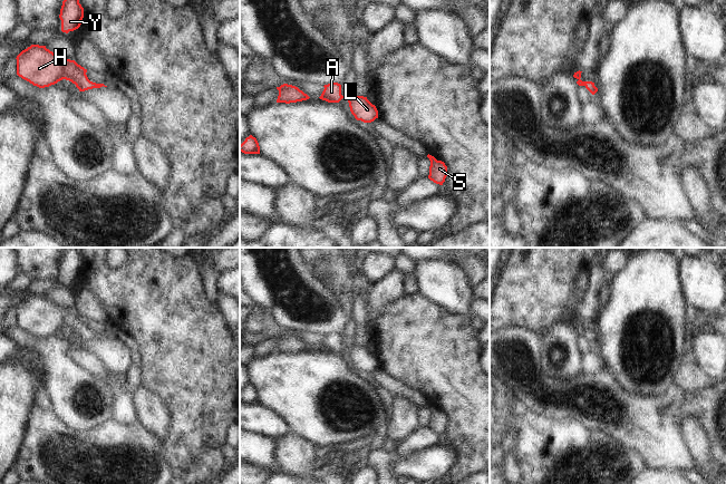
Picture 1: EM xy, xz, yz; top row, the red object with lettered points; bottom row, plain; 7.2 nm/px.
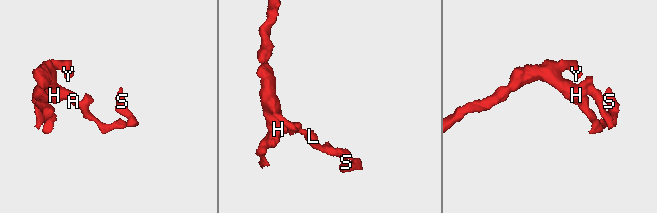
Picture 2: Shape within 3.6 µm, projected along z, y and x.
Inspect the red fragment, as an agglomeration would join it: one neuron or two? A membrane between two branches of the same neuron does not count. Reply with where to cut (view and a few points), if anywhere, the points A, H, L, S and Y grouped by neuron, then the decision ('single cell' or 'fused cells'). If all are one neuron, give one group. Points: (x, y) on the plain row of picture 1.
cut none; groups A H L S Y; single cell

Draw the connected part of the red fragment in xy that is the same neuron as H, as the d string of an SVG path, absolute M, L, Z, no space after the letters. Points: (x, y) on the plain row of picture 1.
M31 294L17 306L17 325L39 338L49 337L66 329L76 335L79 341L107 337L88 329L87 319L75 310L62 308L46 296Z

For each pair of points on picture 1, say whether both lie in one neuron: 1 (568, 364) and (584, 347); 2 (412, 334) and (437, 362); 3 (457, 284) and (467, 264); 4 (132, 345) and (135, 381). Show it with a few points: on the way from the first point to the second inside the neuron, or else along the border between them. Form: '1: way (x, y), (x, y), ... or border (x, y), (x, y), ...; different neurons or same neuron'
1: border (578, 336), (578, 349), (581, 356); different neurons
2: way (418, 340), (434, 356); same neuron
3: border (457, 264), (465, 272), (473, 293); different neurons
4: way (135, 354), (135, 373); same neuron

